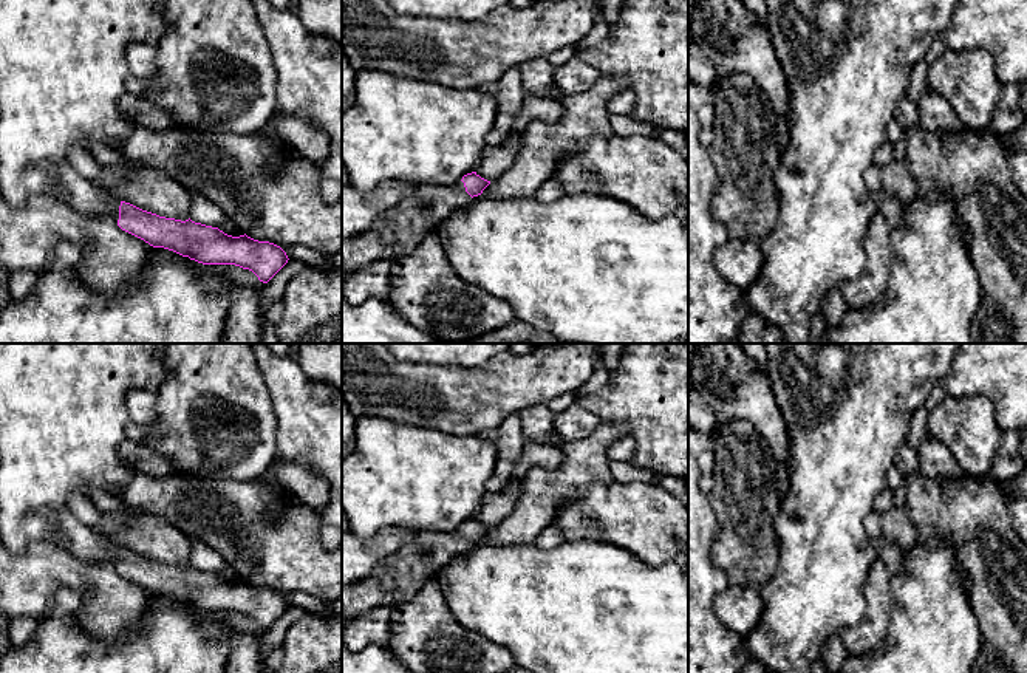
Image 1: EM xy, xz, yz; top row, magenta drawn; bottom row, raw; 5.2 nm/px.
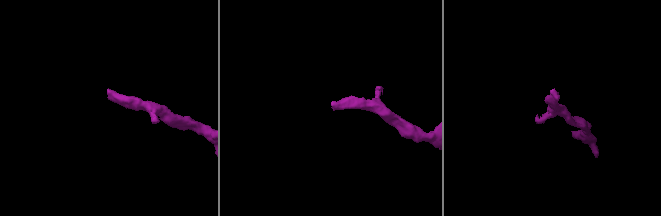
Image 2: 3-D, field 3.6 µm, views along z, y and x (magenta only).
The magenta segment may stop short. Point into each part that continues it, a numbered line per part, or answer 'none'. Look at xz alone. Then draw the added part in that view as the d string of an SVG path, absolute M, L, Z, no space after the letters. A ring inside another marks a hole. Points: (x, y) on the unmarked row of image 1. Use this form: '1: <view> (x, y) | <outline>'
1: xz (398, 577) | M462 528L450 534L425 531L413 541L385 555L360 583L342 585L342 613L354 619L374 608L391 608L397 603L407 603L425 583L433 580L441 568L470 549L472 543L466 538Z

